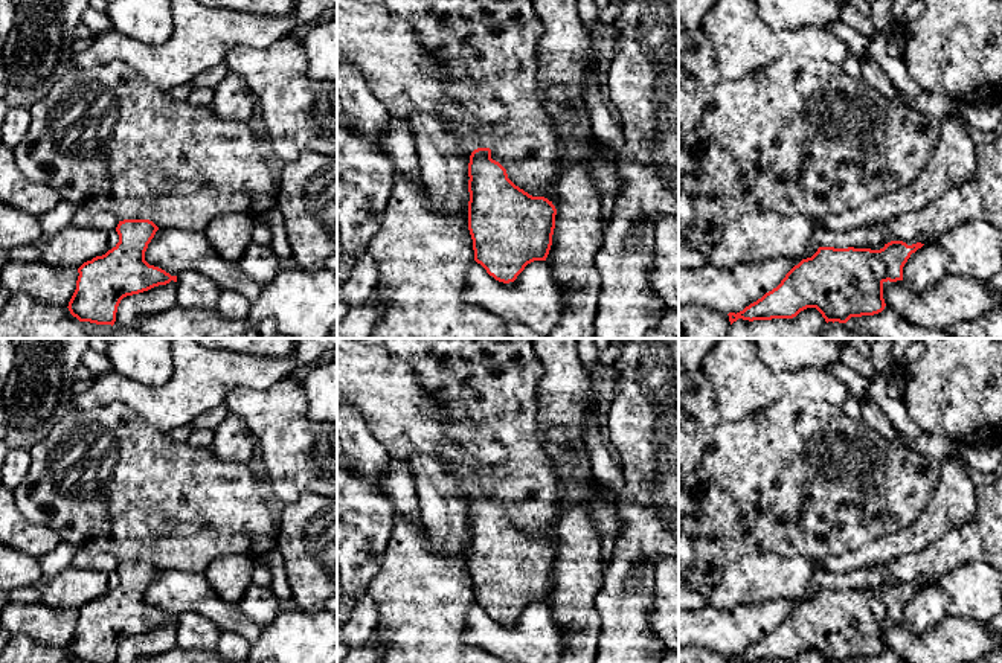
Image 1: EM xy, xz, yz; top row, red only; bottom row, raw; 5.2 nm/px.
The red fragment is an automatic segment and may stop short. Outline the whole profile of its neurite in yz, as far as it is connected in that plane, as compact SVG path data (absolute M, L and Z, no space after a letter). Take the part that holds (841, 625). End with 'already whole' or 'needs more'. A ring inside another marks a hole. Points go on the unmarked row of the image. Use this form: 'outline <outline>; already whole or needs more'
outline M891 582L885 585L880 591L871 590L834 590L834 588L819 588L817 593L807 601L802 601L798 607L795 607L781 625L773 629L772 633L766 634L761 640L750 645L740 654L729 654L729 663L737 663L738 660L743 661L772 661L772 660L793 660L801 652L807 649L816 649L825 663L848 663L851 658L862 658L862 657L874 657L885 651L886 645L883 640L883 625L885 623L897 623L903 622L903 608L918 590L924 585L917 584L907 587L903 582Z; already whole

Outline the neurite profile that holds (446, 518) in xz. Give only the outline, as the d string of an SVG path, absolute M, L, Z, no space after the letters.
M422 453L410 454L400 465L415 477L419 517L435 549L468 569L468 506L447 466Z

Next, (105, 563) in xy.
M78 547L72 559L73 567L79 569L96 569L101 572L114 572L119 561L107 553L92 555L85 549Z

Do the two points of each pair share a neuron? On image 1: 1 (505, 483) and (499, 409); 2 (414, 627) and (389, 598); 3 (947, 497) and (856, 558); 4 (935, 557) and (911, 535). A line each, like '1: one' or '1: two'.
1: one
2: one
3: one
4: two

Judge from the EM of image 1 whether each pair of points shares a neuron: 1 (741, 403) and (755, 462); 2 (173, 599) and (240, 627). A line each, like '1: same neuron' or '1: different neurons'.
1: different neurons
2: same neuron

